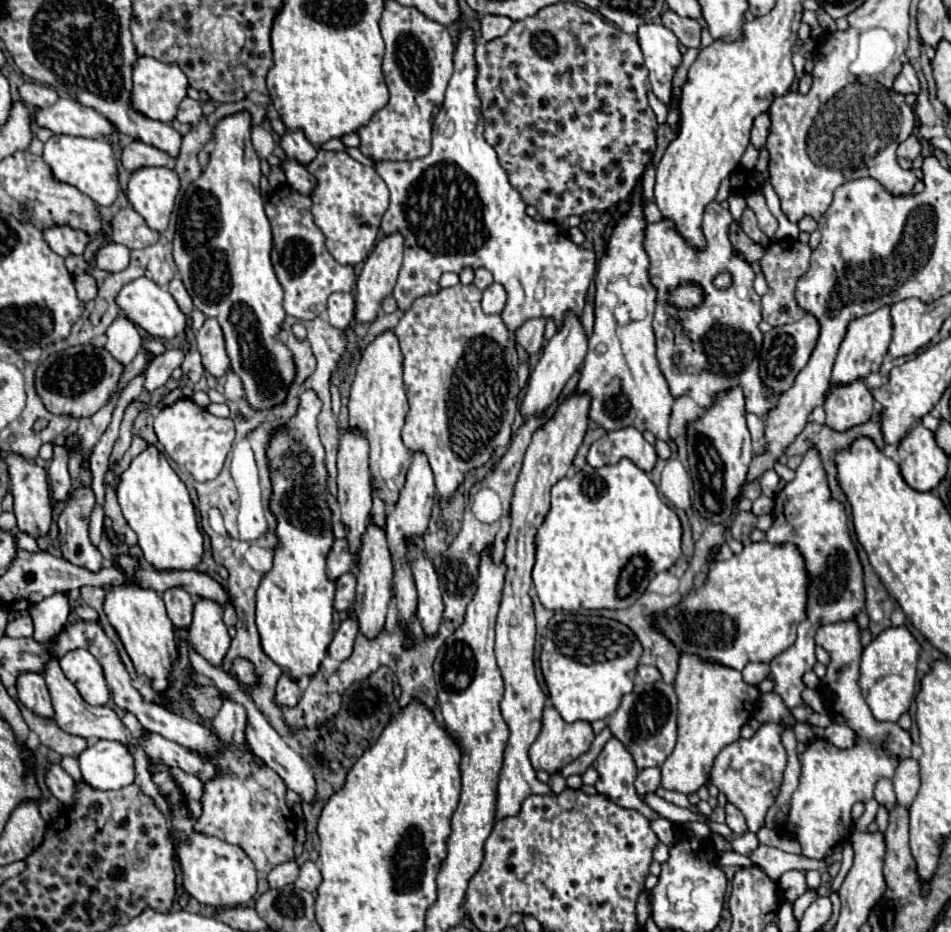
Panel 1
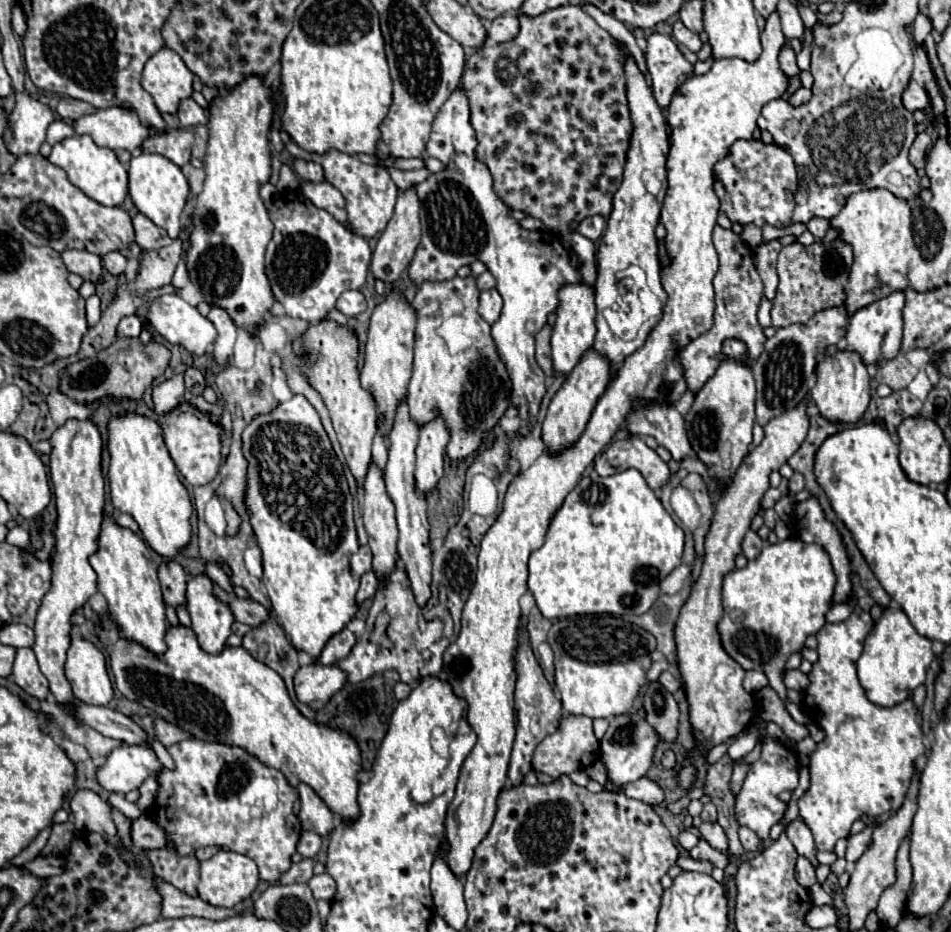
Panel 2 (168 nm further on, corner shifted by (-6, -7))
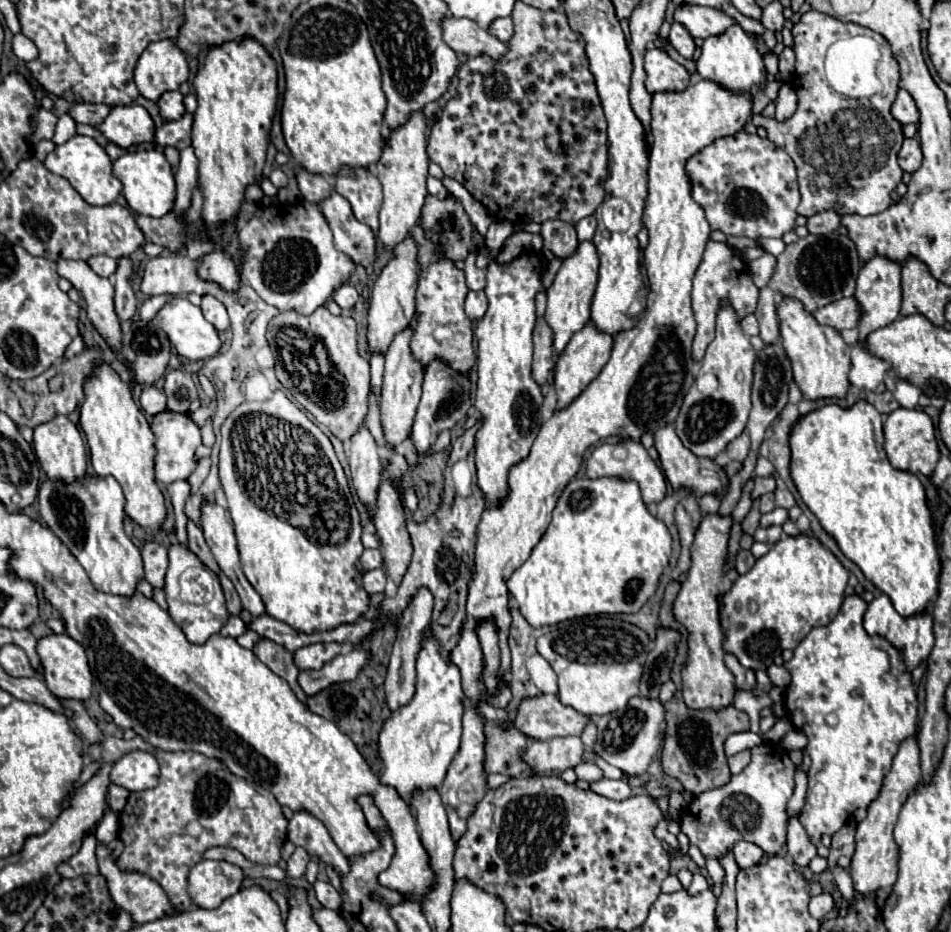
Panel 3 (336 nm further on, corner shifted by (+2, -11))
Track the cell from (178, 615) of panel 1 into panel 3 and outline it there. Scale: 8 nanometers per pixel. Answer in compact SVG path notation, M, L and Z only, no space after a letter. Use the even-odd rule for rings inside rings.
M150 541L142 547L142 559L144 559L144 579L154 587L154 589L162 589L164 587L164 577L168 571L168 551Z

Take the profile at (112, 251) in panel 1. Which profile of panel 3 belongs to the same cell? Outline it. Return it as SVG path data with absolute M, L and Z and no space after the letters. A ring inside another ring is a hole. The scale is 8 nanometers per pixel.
M96 255L96 257L90 257L90 259L88 259L88 265L90 265L100 277L110 277L110 275L116 273L118 261L112 259L112 257L106 257L106 255Z

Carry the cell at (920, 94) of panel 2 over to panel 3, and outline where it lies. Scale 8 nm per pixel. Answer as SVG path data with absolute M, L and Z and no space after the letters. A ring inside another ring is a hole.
M906 89L898 91L898 97L896 97L894 105L892 105L892 115L902 125L906 125L906 123L918 123L918 107L916 107L912 95Z

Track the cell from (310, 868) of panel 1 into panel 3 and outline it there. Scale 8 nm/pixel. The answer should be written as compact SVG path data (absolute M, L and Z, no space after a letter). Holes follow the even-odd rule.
M316 881L312 887L314 887L314 893L316 893L316 897L318 897L322 907L338 911L338 907L340 907L340 893L330 883Z

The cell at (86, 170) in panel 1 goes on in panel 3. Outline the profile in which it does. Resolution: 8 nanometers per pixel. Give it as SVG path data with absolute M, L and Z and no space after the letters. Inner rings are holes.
M74 135L64 145L58 145L46 157L44 165L52 173L68 179L70 185L80 193L80 197L84 197L84 201L88 201L90 205L110 205L110 203L116 201L116 197L122 191L122 183L112 173L112 161L110 161L110 157L106 155L104 147L100 147L92 137Z

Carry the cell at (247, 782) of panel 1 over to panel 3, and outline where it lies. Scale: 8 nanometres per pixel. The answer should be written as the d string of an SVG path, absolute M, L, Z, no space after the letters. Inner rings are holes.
M158 751L156 759L162 771L158 785L132 793L120 813L120 839L124 841L124 851L118 857L118 865L122 869L140 871L152 877L160 883L178 911L188 911L192 909L188 873L208 847L232 847L250 863L278 865L288 821L270 791L228 773L222 761L204 757L196 751Z

